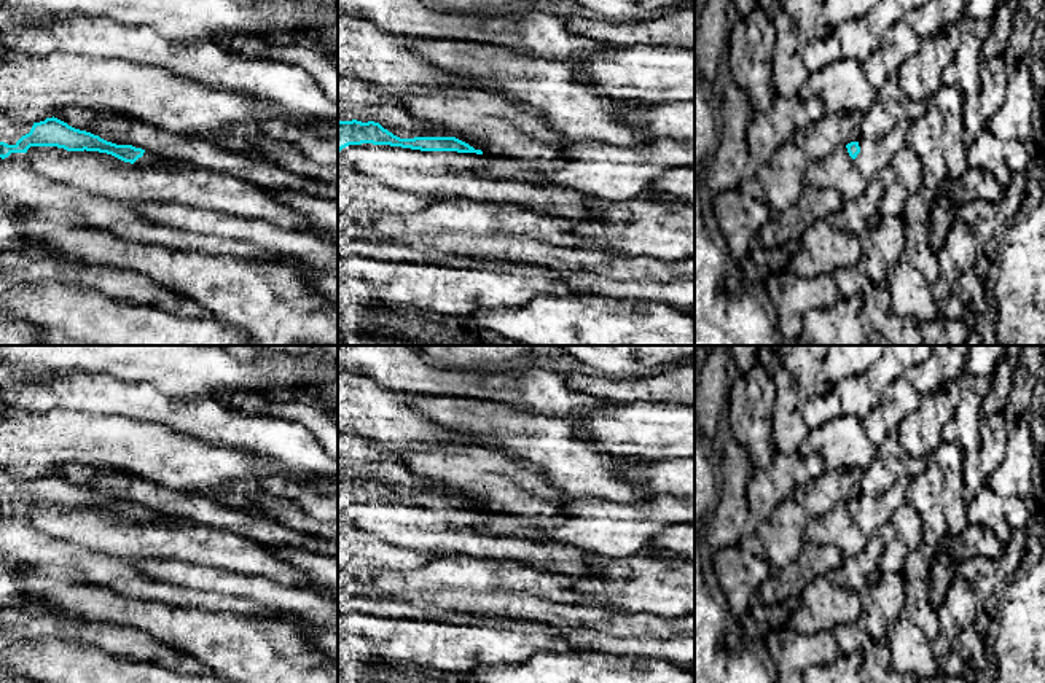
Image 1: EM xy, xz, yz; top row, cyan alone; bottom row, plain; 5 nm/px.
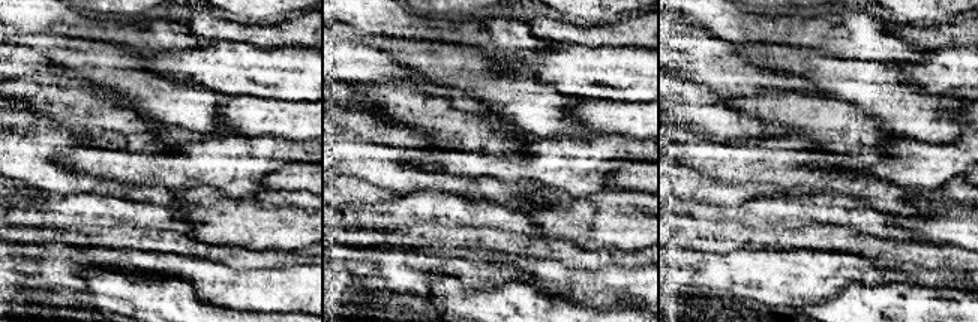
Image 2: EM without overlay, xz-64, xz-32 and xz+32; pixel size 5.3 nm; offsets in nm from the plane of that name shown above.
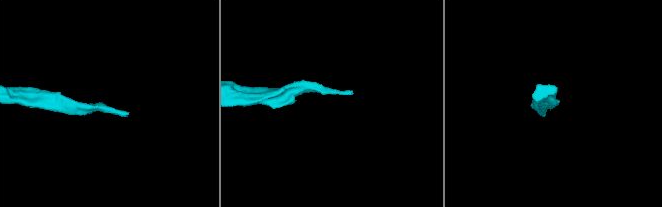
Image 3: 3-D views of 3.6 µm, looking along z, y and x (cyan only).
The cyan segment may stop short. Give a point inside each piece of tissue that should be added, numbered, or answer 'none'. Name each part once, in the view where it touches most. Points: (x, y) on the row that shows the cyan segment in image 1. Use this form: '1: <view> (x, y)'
1: xz (451, 174)

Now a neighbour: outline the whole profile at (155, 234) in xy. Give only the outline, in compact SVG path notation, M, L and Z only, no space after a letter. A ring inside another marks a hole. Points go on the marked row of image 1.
M24 153L0 158L0 204L18 207L27 221L107 229L131 242L296 266L295 255L272 252L247 240L147 221L132 204L89 194L38 175L30 169Z

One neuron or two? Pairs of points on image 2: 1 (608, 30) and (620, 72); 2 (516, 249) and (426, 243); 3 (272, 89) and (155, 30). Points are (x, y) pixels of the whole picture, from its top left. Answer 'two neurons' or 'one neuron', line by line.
1: two neurons
2: one neuron
3: two neurons

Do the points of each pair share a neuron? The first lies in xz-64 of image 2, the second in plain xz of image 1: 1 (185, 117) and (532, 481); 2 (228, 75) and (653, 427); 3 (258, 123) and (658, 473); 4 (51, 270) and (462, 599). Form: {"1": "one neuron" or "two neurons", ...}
{"1": "two neurons", "2": "one neuron", "3": "one neuron", "4": "two neurons"}

